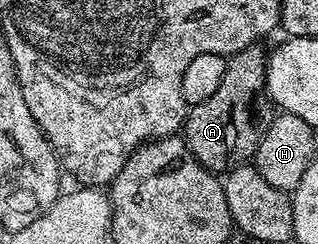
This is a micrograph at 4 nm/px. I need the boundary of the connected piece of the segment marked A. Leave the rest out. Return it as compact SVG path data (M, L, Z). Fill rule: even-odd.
M252 46L244 48L242 52L236 52L226 63L223 82L219 82L215 94L211 94L211 98L207 98L207 102L199 102L188 109L183 125L183 139L185 145L191 150L191 154L209 172L225 174L229 169L254 159L261 136L264 134L267 121L271 116L270 101L265 98L257 100L257 95L265 92L266 59L266 49L261 49L261 46Z

